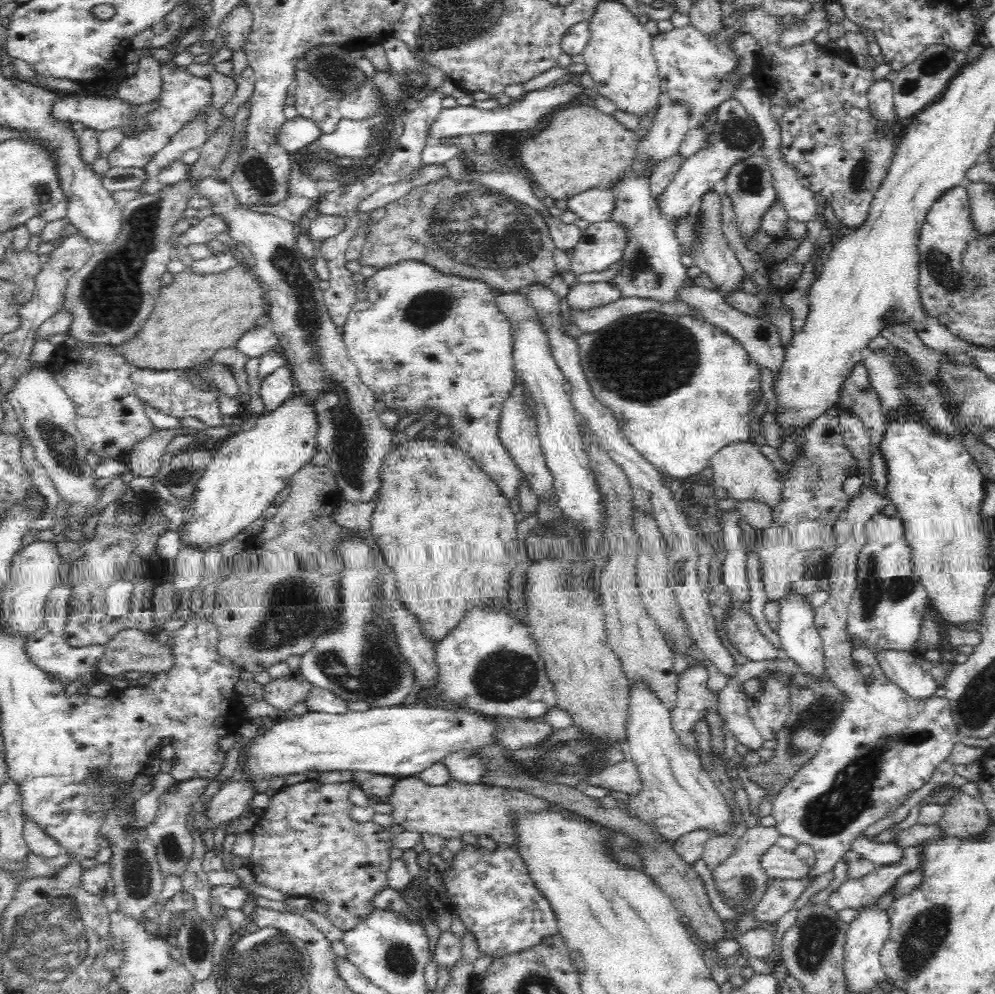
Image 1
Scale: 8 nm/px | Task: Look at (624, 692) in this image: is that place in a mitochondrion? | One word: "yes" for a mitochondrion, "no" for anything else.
no

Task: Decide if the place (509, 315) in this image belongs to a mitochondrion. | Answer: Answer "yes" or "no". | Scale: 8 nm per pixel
no

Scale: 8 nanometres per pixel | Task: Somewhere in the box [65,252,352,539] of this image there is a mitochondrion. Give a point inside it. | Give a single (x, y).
(179, 476)

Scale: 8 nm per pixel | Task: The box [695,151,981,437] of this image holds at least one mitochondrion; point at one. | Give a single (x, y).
(938, 264)

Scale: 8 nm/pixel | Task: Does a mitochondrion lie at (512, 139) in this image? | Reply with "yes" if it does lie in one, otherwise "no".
no

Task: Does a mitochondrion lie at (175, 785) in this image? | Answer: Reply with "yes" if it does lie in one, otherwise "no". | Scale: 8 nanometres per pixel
no

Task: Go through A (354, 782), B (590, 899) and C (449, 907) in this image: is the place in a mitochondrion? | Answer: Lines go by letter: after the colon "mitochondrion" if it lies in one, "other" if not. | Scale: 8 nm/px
A: other
B: other
C: other

